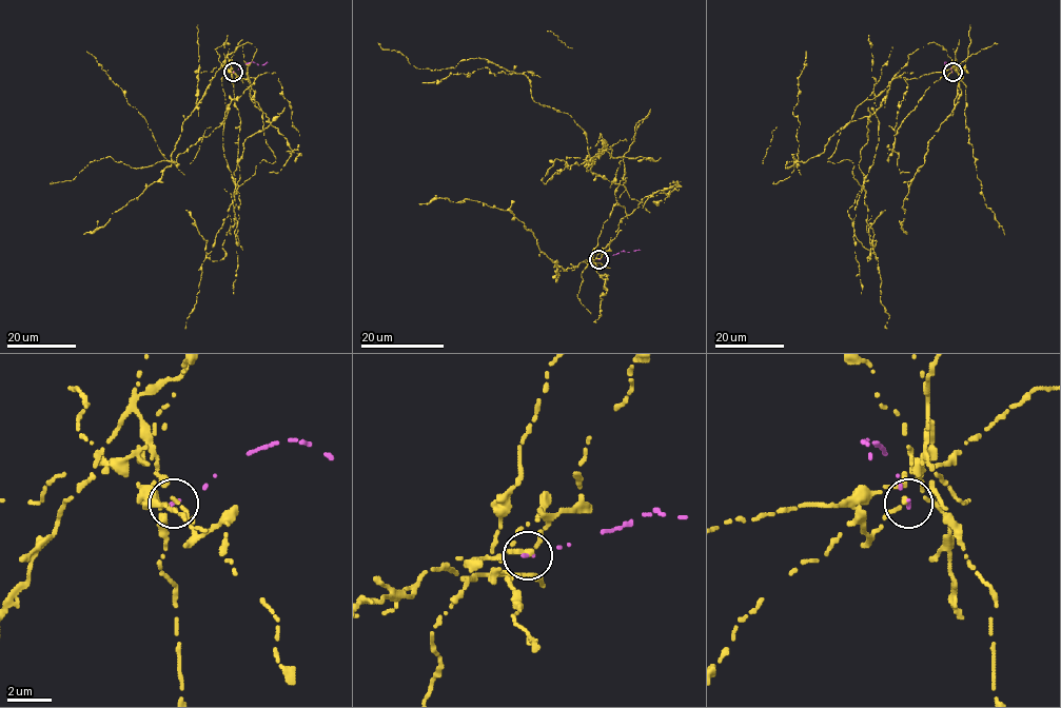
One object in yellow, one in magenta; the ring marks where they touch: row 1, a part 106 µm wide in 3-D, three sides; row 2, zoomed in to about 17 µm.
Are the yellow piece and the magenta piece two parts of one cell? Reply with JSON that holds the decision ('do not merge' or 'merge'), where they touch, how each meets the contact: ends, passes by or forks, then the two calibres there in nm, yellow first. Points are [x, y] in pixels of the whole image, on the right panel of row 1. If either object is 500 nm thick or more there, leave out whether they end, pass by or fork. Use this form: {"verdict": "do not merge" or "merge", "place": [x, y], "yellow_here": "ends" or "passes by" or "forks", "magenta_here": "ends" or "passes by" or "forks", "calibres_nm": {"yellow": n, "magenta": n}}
{"verdict": "do not merge", "place": [953, 72], "yellow_here": "passes by", "magenta_here": "ends", "calibres_nm": {"yellow": 160, "magenta": 130}}

